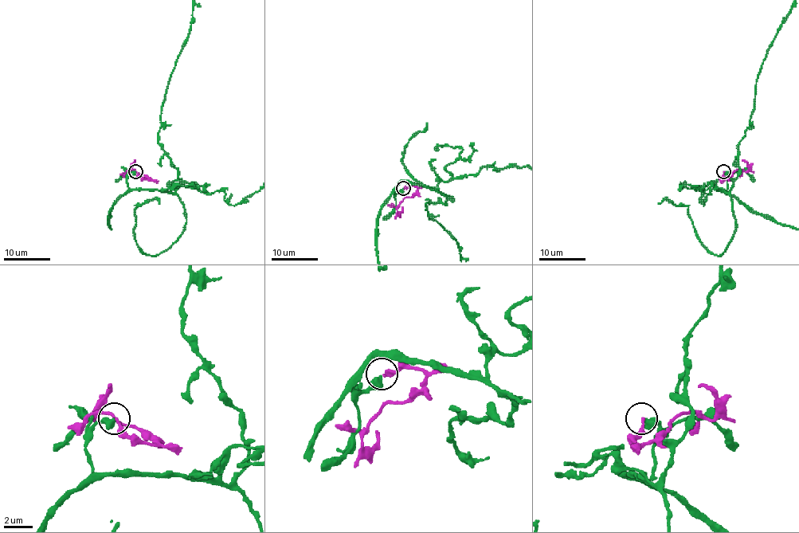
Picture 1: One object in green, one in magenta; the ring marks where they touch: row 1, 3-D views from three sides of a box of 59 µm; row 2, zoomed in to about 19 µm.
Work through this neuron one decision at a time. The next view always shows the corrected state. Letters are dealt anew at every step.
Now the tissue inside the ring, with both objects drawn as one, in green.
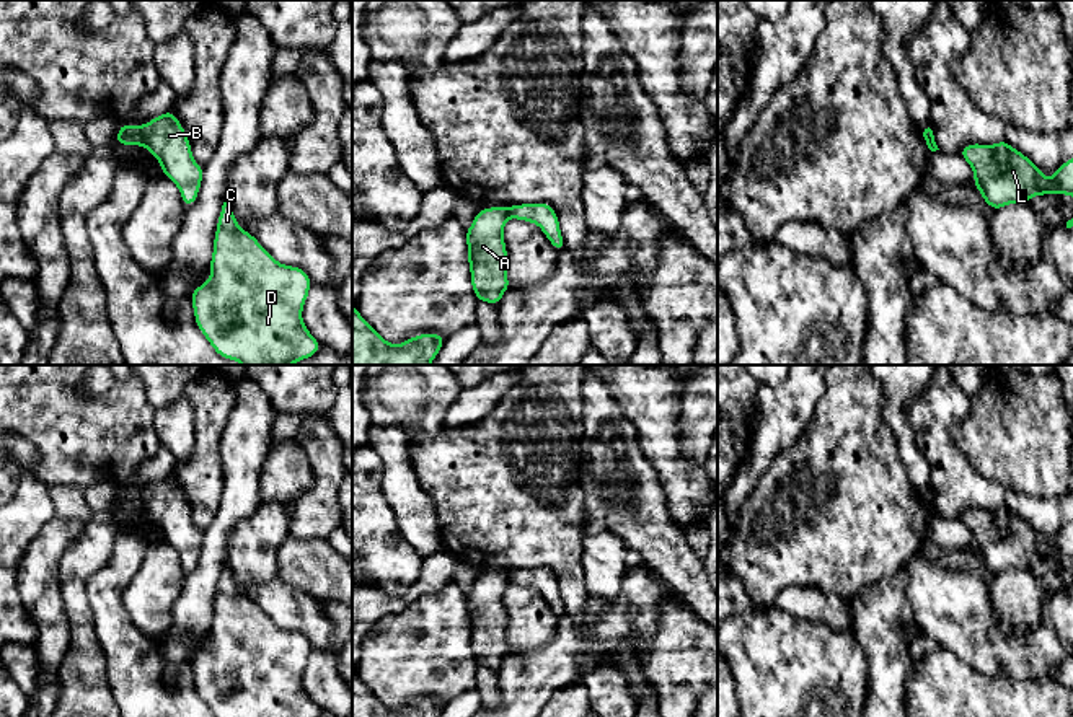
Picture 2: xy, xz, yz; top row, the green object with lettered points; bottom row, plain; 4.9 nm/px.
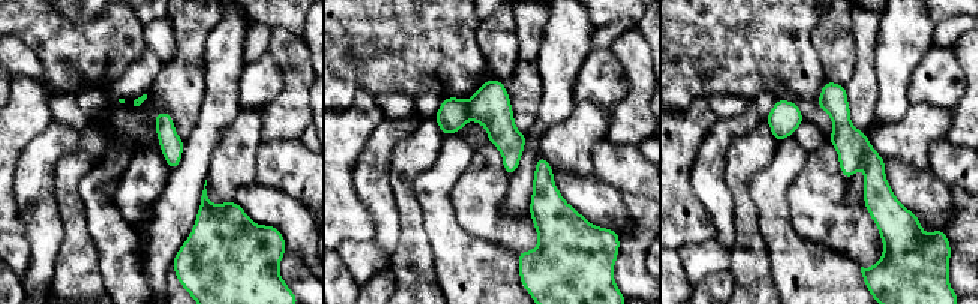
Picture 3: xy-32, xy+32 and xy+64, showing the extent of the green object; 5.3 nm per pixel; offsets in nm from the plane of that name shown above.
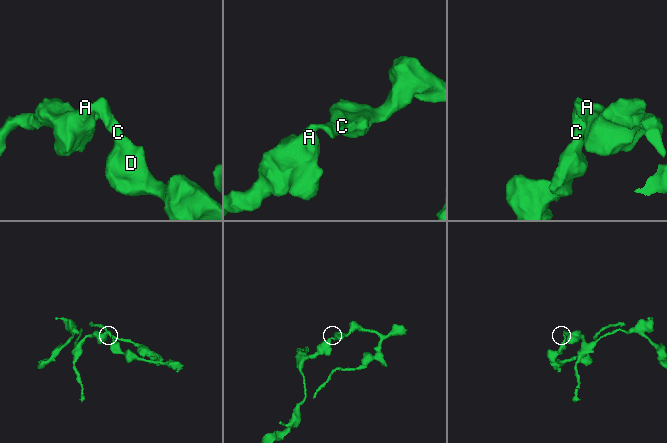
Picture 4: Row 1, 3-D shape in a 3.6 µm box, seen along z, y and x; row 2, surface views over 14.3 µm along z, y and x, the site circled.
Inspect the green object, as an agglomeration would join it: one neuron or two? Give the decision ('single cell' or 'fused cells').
fused cells

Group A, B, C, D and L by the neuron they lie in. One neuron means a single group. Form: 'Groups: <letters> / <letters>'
Groups: A L / B C D

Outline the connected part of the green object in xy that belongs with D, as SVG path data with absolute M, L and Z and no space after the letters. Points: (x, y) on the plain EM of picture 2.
M228 564L223 567L210 644L191 658L194 684L215 717L318 717L321 707L307 694L302 675L311 652L310 640L295 631L277 627L261 608L241 595Z

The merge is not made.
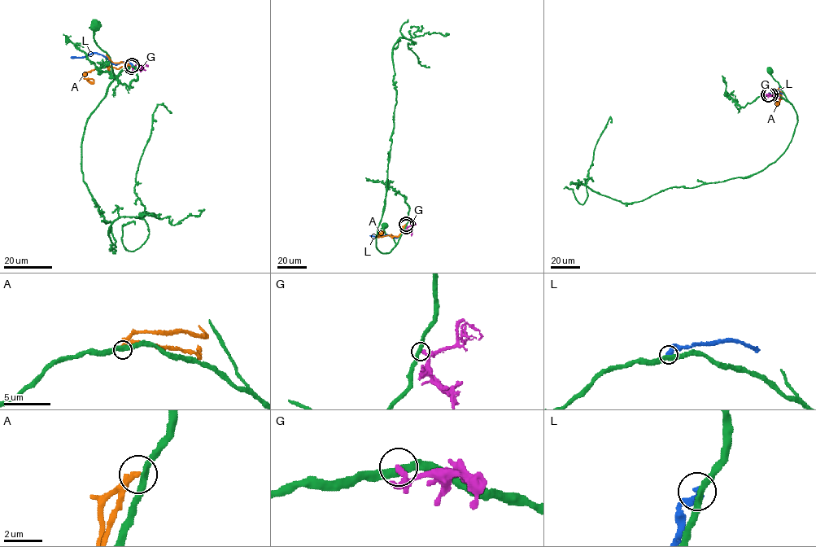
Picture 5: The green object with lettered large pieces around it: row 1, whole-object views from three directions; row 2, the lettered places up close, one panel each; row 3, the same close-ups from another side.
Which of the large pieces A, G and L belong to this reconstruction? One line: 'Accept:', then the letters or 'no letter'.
Accept: no letter

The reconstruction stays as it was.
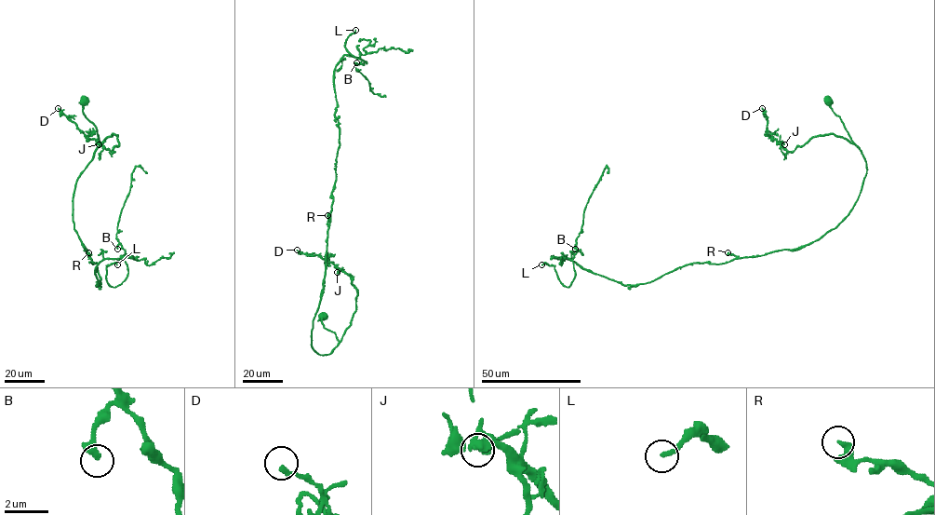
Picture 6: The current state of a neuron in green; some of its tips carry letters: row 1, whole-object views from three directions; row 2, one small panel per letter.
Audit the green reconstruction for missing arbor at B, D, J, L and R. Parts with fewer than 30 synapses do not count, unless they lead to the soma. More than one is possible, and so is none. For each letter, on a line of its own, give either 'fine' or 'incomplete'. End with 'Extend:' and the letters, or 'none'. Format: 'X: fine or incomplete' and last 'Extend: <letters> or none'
B: fine
D: fine
J: incomplete
L: incomplete
R: fine
Extend: J, L

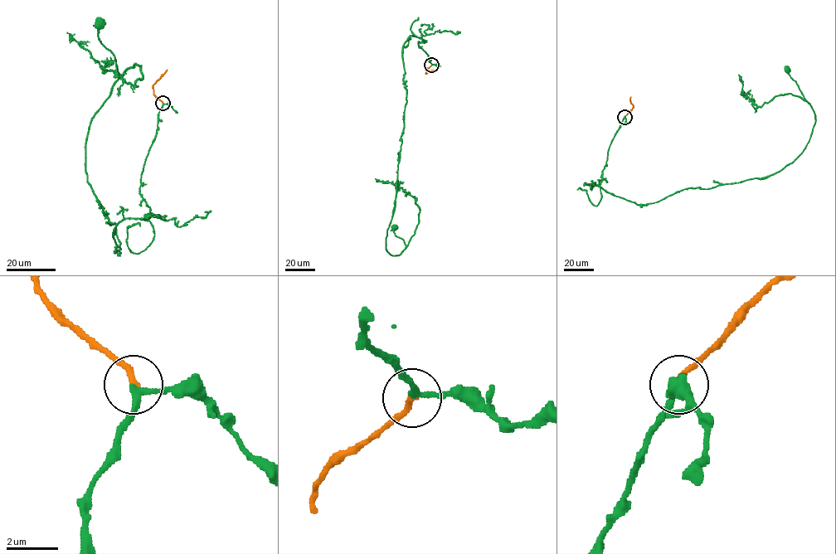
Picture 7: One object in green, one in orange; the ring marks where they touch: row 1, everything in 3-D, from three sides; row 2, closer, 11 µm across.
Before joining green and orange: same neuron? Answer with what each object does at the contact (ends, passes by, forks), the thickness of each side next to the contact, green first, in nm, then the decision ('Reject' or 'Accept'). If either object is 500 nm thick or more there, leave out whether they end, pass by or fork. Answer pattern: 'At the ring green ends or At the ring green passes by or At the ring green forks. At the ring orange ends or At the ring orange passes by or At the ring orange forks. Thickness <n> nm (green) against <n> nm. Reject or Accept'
At the ring green passes by. At the ring orange ends. Thickness 200 nm (green) against 240 nm. Accept

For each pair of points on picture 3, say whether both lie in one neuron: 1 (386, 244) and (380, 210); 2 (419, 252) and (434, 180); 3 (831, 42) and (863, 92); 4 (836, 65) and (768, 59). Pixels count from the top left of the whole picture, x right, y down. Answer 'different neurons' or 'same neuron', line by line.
1: same neuron
2: different neurons
3: different neurons
4: different neurons

